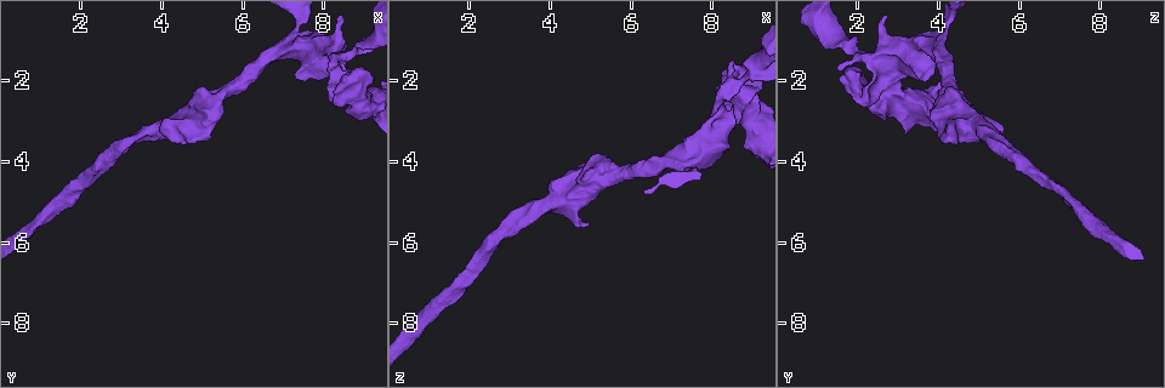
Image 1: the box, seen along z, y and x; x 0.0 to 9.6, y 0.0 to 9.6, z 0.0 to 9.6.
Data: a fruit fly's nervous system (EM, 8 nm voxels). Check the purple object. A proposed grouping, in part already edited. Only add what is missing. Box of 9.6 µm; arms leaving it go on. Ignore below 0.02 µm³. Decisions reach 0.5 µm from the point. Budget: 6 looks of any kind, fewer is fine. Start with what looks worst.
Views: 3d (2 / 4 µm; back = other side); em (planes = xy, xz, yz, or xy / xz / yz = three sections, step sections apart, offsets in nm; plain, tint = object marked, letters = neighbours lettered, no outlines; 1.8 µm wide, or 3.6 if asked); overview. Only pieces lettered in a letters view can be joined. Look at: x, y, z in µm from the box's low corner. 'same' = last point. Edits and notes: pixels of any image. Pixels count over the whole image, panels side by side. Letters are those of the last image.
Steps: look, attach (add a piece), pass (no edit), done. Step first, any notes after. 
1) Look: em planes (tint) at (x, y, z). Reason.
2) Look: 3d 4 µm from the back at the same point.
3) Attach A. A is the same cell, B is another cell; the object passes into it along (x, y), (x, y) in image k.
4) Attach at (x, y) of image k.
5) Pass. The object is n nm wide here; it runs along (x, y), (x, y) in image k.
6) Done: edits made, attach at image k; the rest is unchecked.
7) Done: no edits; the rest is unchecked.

Look: em planes (letters) at (8.80, 2.90, 2.60). Closes a loop.

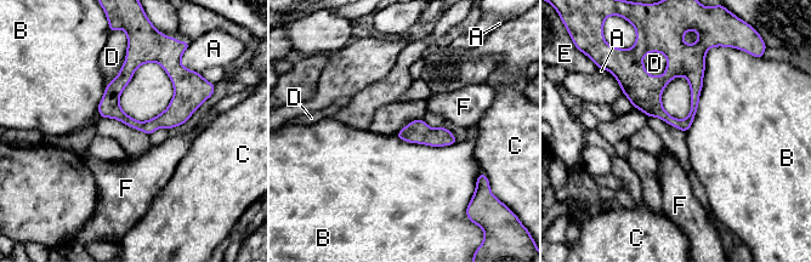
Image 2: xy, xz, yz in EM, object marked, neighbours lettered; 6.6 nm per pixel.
Pass. The longest contact is with B, 550 nm; A, B, C, D, E and F are other cells; it runs along (139, 55), (162, 61), (180, 79), (180, 121) in image 2; none of them fits.

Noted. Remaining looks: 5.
Look: 3d 4 µm at (8.20, 1.30, 3.25). Sudden change in width.

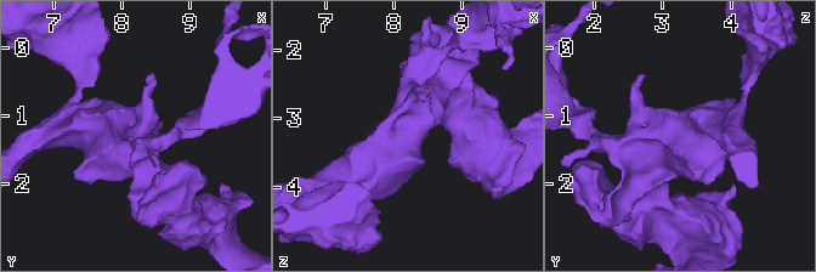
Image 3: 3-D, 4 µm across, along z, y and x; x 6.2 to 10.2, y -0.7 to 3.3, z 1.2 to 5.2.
Look: em 3.6 µm planes (letters) at (8.15, 1.30, 3.20). Now the EM.

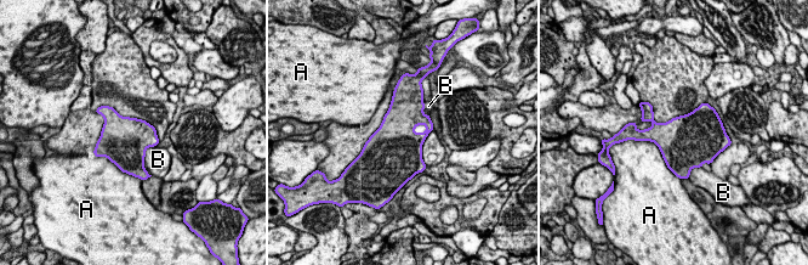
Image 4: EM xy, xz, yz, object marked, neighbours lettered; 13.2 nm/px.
Pass. A and B are other cells; a border runs along (633, 139), (652, 141), (676, 175) in image 4; none of them fits.

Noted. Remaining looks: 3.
Look: em planes (plain) at (5.40, 2.40, 4.45). Branch point.

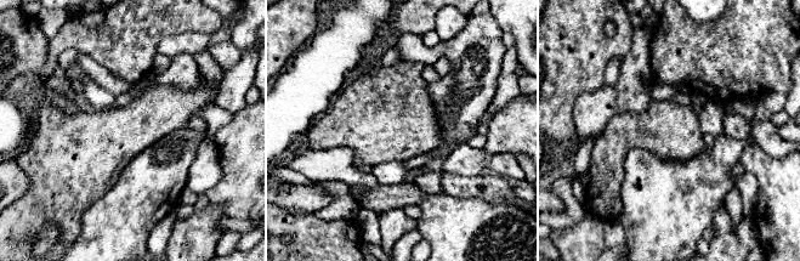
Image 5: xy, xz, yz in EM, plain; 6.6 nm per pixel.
Look: em planes (letters) at the same point. See the neighbours.

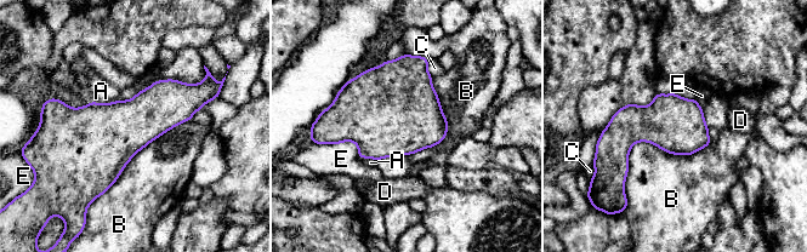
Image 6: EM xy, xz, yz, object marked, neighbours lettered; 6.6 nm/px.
Pass. A, B, C, D and E are other cells; a border runs along (711, 142), (636, 142), (623, 189) in image 6; none of them fits.

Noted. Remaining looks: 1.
Done: no edits; the rest is unchecked.

